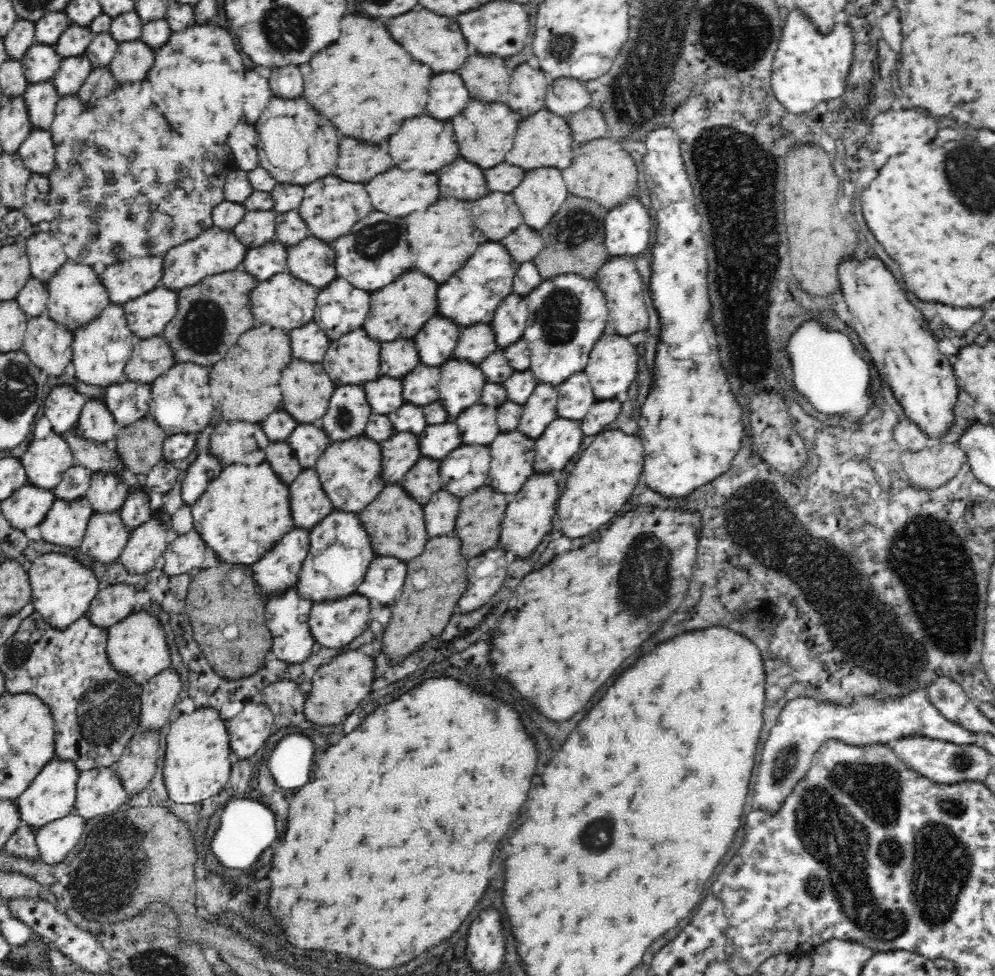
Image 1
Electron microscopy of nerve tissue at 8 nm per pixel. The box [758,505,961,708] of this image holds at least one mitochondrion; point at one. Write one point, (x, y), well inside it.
(913, 657)

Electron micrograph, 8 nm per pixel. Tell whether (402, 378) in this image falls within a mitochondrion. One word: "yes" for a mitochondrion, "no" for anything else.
no

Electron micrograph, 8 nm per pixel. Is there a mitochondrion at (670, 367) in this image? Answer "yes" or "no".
no

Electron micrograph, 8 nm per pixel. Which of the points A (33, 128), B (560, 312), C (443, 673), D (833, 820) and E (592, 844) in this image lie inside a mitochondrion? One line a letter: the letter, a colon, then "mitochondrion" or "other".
A: other
B: mitochondrion
C: other
D: mitochondrion
E: mitochondrion

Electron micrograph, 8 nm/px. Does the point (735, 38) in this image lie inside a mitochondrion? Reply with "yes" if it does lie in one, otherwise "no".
yes

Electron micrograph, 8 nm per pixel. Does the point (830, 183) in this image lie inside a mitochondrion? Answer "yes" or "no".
no

